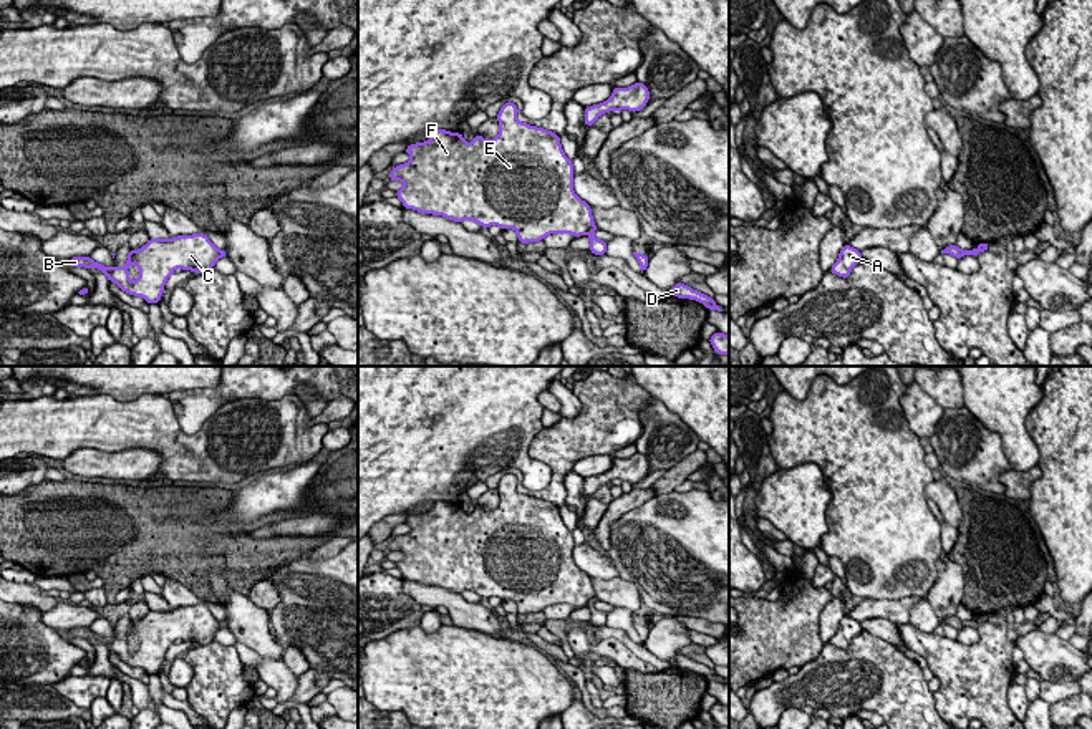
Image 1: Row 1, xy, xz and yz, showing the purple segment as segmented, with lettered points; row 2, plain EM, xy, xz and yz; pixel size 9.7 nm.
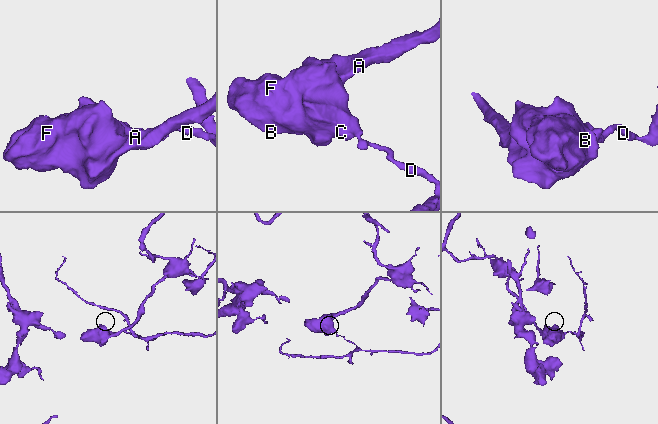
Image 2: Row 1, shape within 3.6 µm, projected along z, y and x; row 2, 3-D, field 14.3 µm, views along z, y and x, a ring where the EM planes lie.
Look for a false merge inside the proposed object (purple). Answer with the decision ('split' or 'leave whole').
split

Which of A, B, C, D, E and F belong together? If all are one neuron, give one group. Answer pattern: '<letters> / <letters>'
A B C E F / D

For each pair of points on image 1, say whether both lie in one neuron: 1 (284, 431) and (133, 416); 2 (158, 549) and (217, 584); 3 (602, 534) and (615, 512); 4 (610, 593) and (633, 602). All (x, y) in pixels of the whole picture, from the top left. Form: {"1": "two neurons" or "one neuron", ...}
{"1": "one neuron", "2": "two neurons", "3": "one neuron", "4": "one neuron"}

